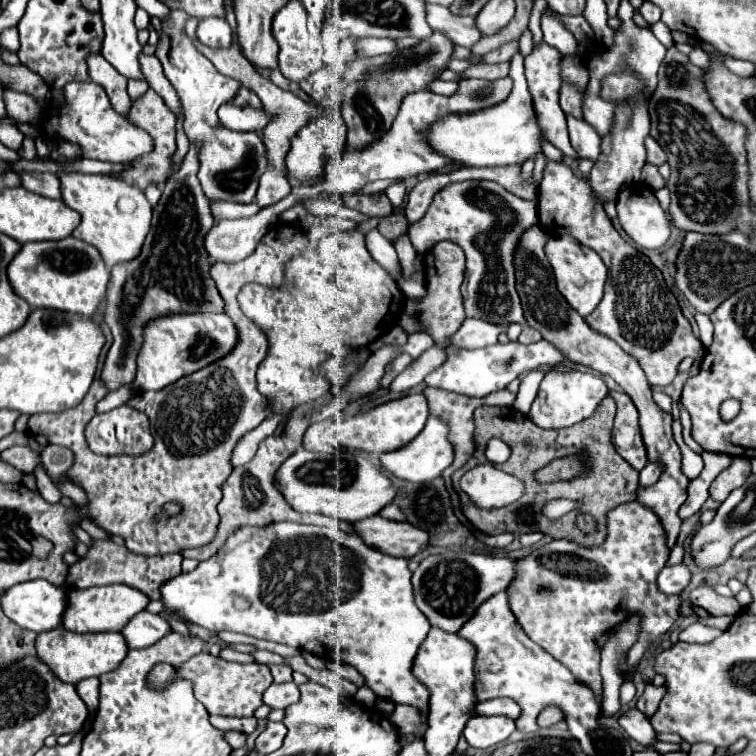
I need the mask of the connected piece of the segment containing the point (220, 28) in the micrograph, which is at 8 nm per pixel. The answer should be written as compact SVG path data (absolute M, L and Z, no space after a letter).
M218 17L202 19L198 23L196 35L198 35L200 43L204 43L204 45L208 45L212 49L232 47L234 45L234 31L226 23L226 19L218 19Z

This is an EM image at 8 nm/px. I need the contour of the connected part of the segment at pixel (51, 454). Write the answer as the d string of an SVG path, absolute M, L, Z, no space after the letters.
M48 445L42 451L42 461L50 479L62 479L66 469L72 465L72 451L60 445Z

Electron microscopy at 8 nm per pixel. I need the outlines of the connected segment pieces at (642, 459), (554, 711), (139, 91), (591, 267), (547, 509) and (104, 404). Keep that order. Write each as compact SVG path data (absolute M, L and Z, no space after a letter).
M610 391L608 395L618 405L618 413L614 419L614 429L612 429L612 443L616 451L620 453L620 457L624 457L636 471L640 471L648 463L648 459L646 459L646 447L640 435L638 411L626 393Z
M554 705L544 707L540 711L540 715L538 715L538 725L540 727L552 727L552 725L556 725L560 721L564 721L564 713L562 713L560 707L554 707Z
M128 81L128 95L134 101L136 97L142 97L148 91L148 83L144 81Z
M563 235L555 238L550 237L545 246L545 254L554 269L556 285L560 285L560 293L570 303L572 309L576 309L582 317L590 315L596 305L602 299L604 283L606 283L606 265L602 263L600 256L592 249L580 245L574 237Z
M552 499L548 501L544 507L542 507L542 513L544 517L548 519L560 519L564 517L568 511L572 511L576 507L574 501L568 501L568 499Z
M124 385L124 387L120 387L120 389L116 389L116 391L108 393L104 399L99 401L96 405L96 412L104 413L110 411L110 409L114 409L114 407L118 407L118 405L126 403L126 401L130 399L130 395L132 395L130 385Z

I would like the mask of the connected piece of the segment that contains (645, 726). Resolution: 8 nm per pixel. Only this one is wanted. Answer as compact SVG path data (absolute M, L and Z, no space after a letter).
M630 709L626 713L620 715L618 723L622 725L622 729L632 737L636 739L638 743L642 743L644 747L652 747L654 743L658 743L658 733L656 729L652 727L650 719L638 711L638 709Z

